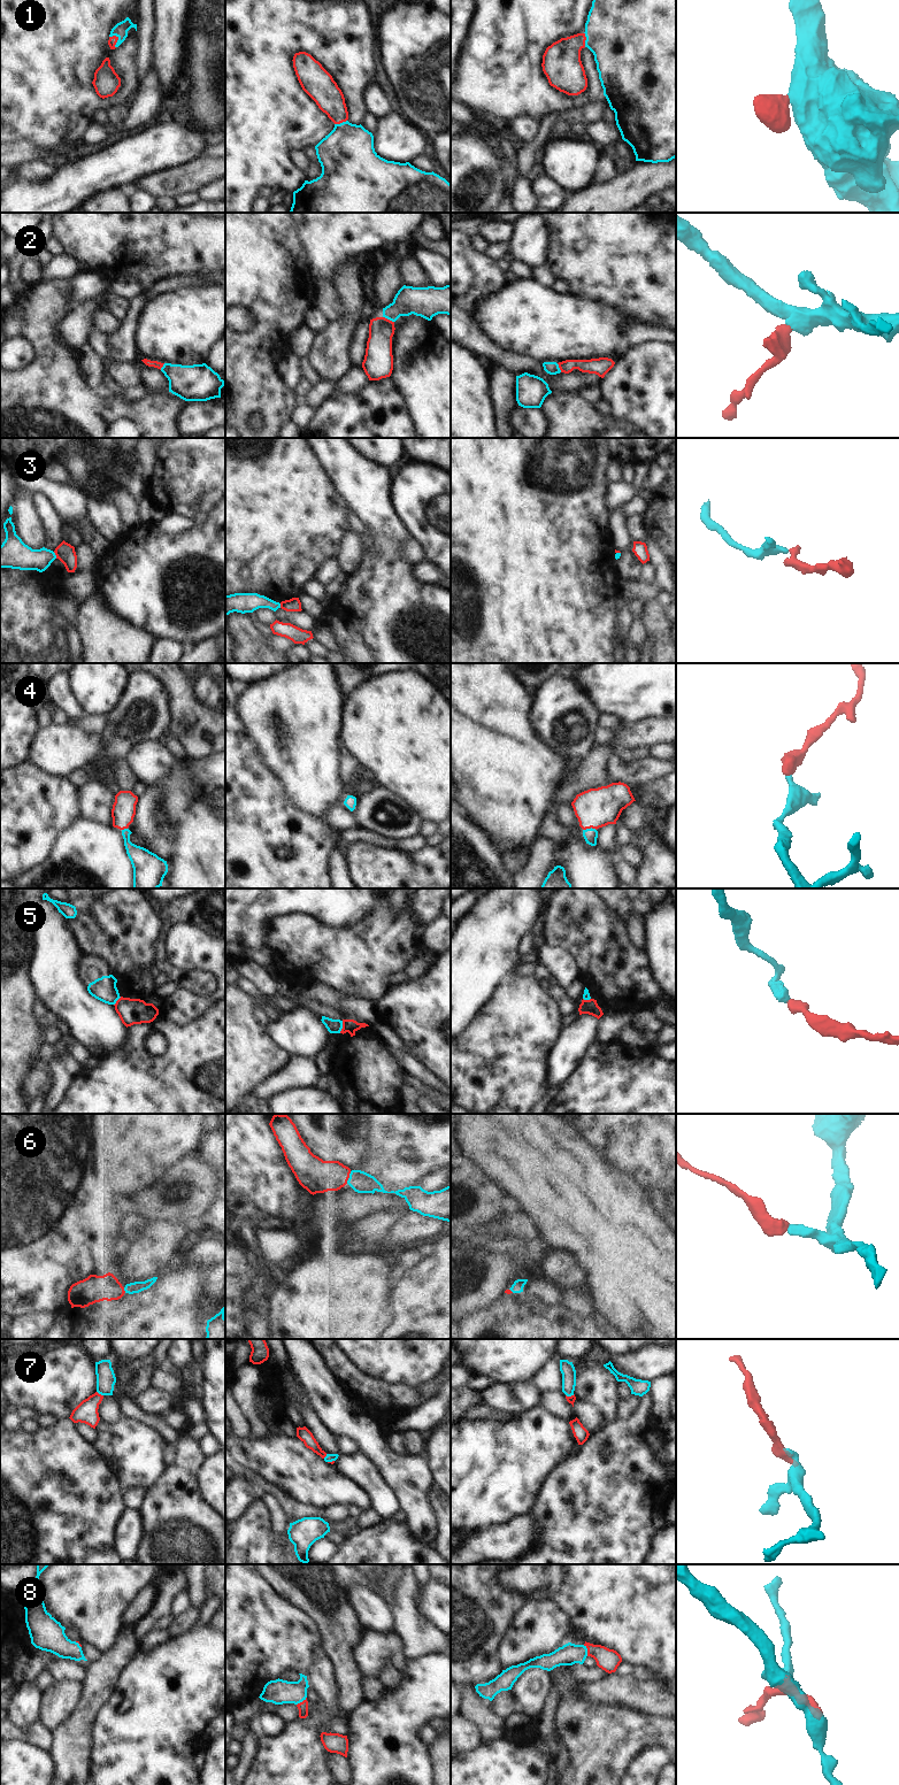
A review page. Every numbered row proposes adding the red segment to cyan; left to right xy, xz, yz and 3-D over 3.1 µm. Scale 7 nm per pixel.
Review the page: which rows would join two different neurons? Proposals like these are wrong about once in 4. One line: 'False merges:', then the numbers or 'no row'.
False merges: 3, 5

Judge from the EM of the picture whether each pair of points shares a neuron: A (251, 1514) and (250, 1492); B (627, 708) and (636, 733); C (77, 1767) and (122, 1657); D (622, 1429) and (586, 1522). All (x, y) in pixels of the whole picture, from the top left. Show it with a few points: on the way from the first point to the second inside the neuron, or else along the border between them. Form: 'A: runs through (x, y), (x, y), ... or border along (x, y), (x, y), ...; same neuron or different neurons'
A: border along (261, 1498), (253, 1501), (237, 1520); different neurons
B: border along (659, 717), (650, 717), (623, 724); different neurons
C: runs through (77, 1739), (79, 1722), (98, 1685); same neuron
D: runs through (622, 1452), (622, 1482), (605, 1499); same neuron

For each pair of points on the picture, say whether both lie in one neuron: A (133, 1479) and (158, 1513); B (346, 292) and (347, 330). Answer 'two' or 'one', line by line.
A: two
B: one

